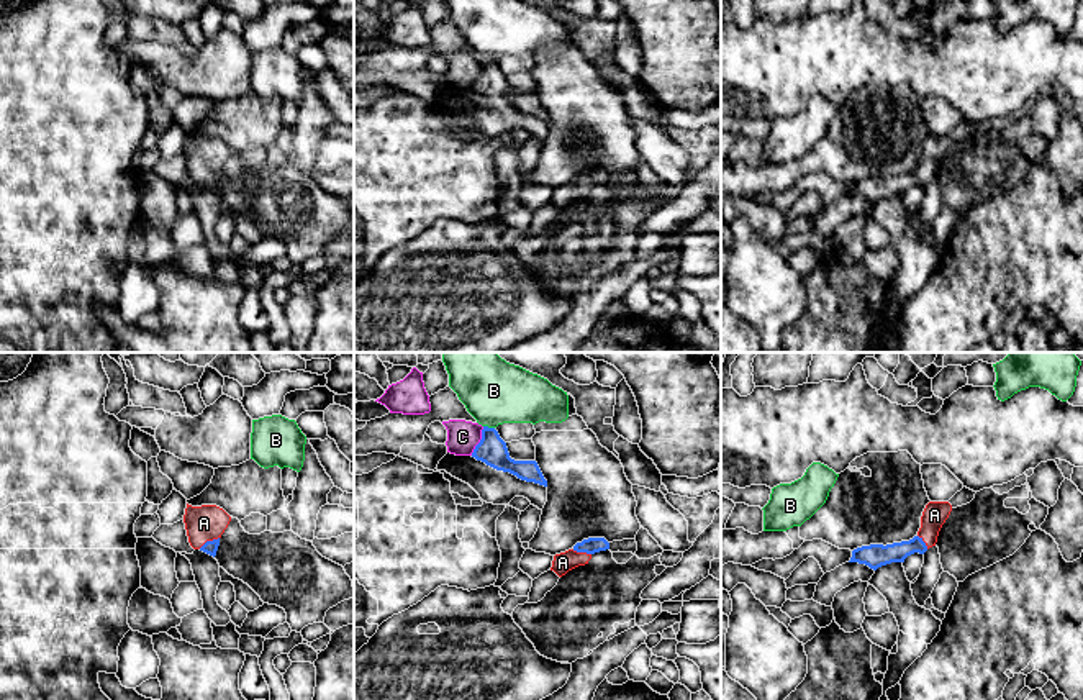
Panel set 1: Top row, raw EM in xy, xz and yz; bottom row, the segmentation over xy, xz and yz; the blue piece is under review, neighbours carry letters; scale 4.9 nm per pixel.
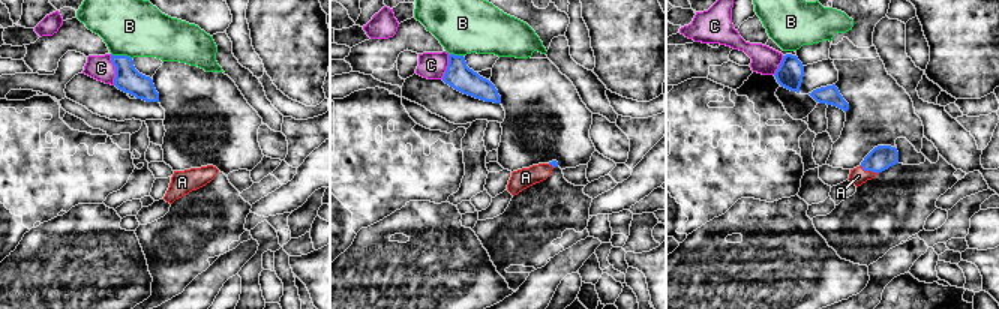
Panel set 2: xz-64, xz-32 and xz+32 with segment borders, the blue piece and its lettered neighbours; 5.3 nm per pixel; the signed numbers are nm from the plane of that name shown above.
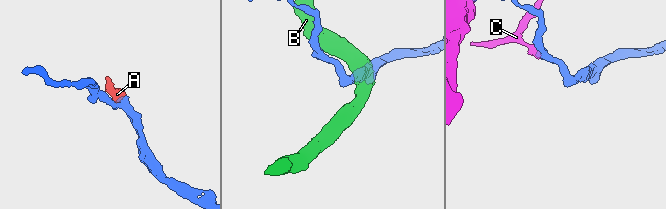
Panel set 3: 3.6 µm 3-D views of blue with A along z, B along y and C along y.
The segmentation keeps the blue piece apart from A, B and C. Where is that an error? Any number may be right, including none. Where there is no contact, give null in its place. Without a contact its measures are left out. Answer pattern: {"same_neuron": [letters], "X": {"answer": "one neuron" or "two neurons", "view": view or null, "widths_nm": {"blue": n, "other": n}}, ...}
{"same_neuron": ["A"], "A": {"answer": "one neuron", "view": "xy", "widths_nm": {"blue": 70, "other": 180}}, "B": {"answer": "two neurons", "view": "xz", "widths_nm": {"blue": 150, "other": 280}}, "C": {"answer": "two neurons", "view": "xz", "widths_nm": {"blue": 150, "other": 160}}}

